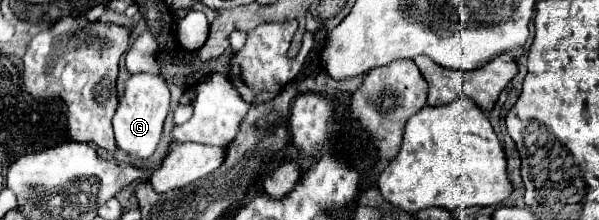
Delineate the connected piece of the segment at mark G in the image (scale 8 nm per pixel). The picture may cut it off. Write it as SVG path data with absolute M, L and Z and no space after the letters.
M148 73L132 75L126 81L124 97L120 97L120 105L112 119L114 137L116 137L118 147L130 157L148 159L154 153L156 145L160 143L162 125L168 115L168 107L170 107L170 91L160 75L148 75Z

